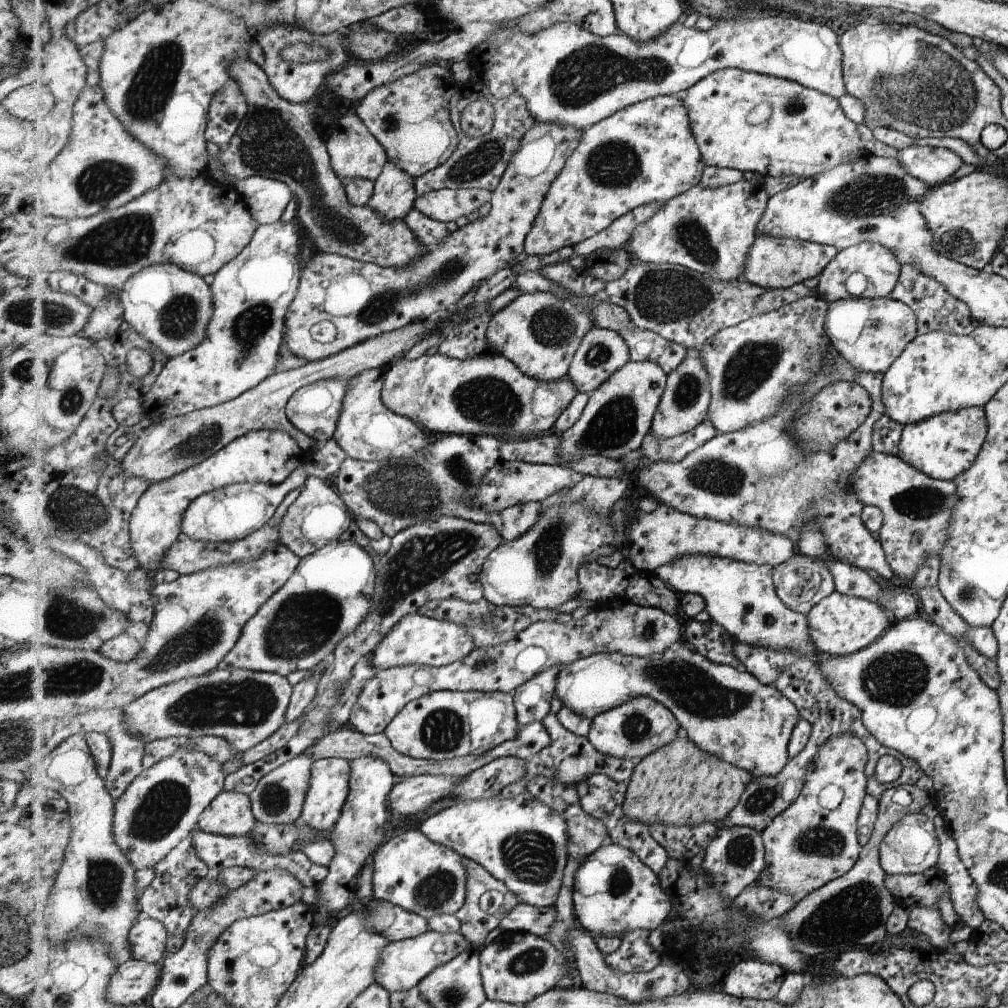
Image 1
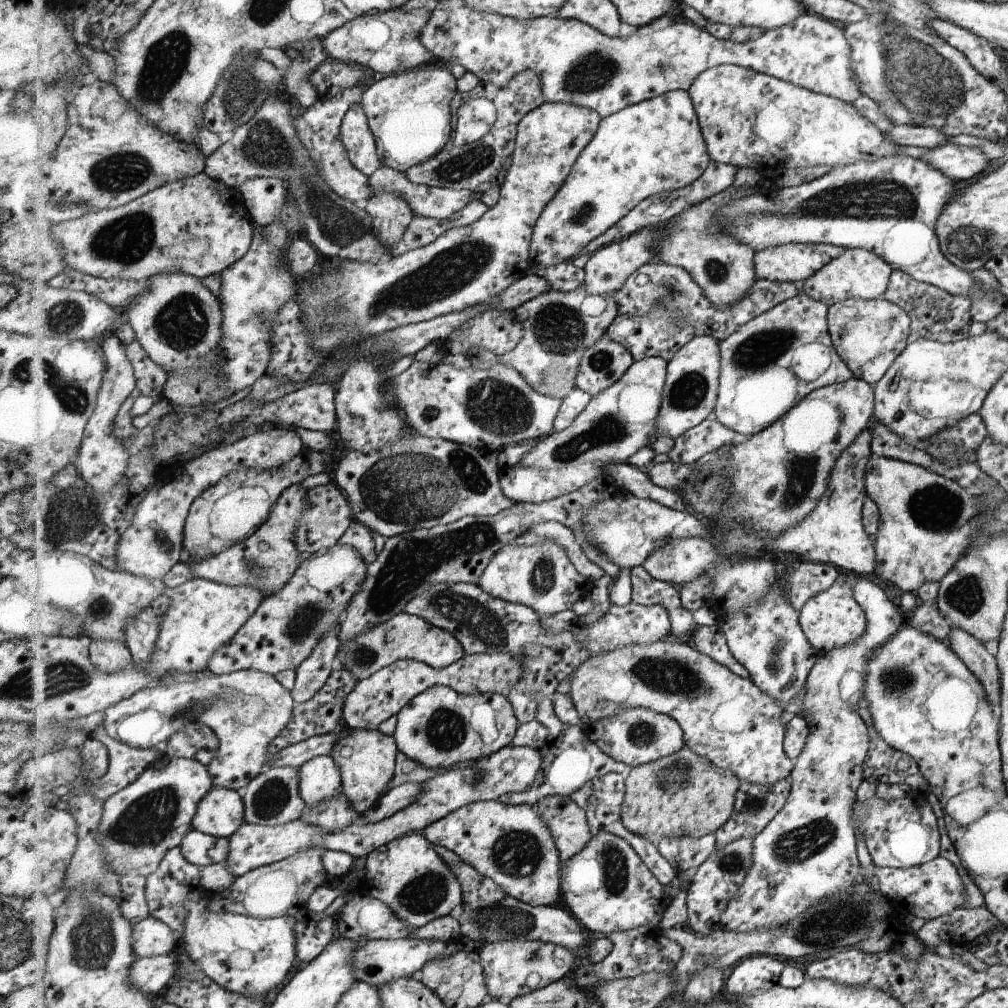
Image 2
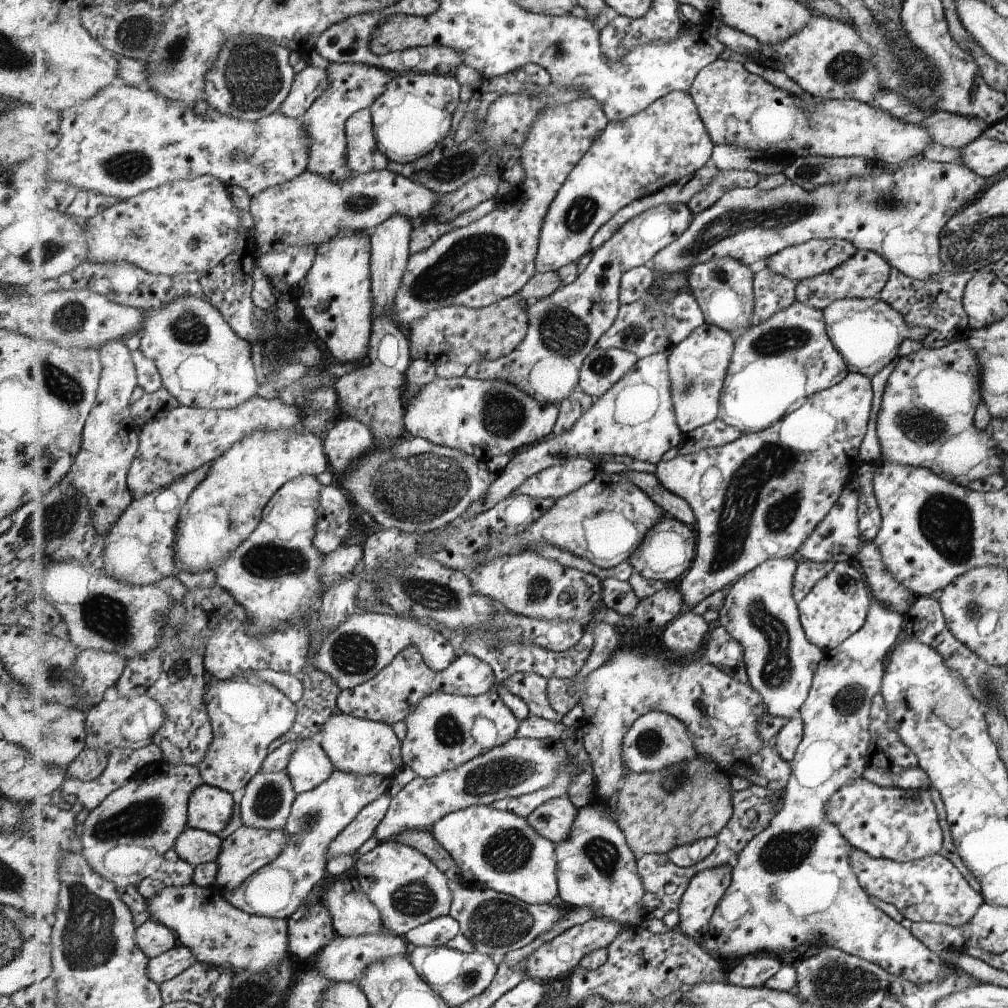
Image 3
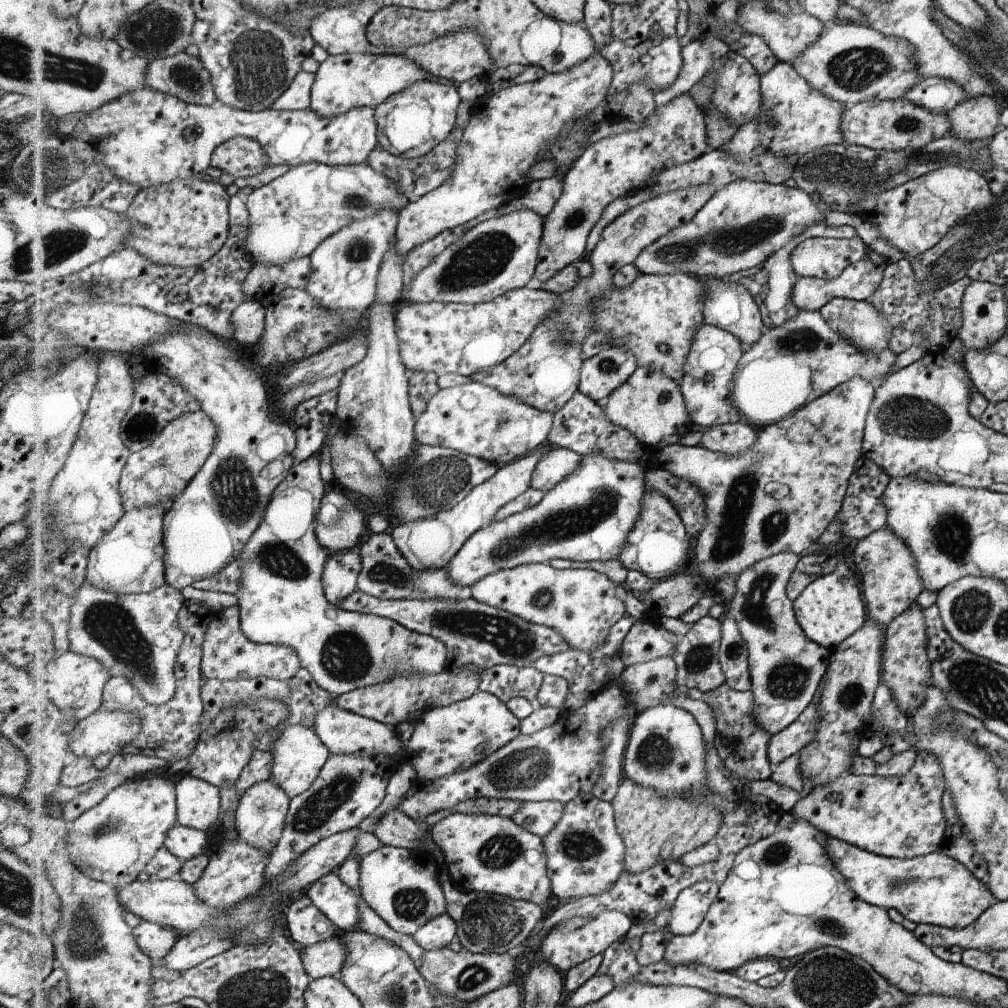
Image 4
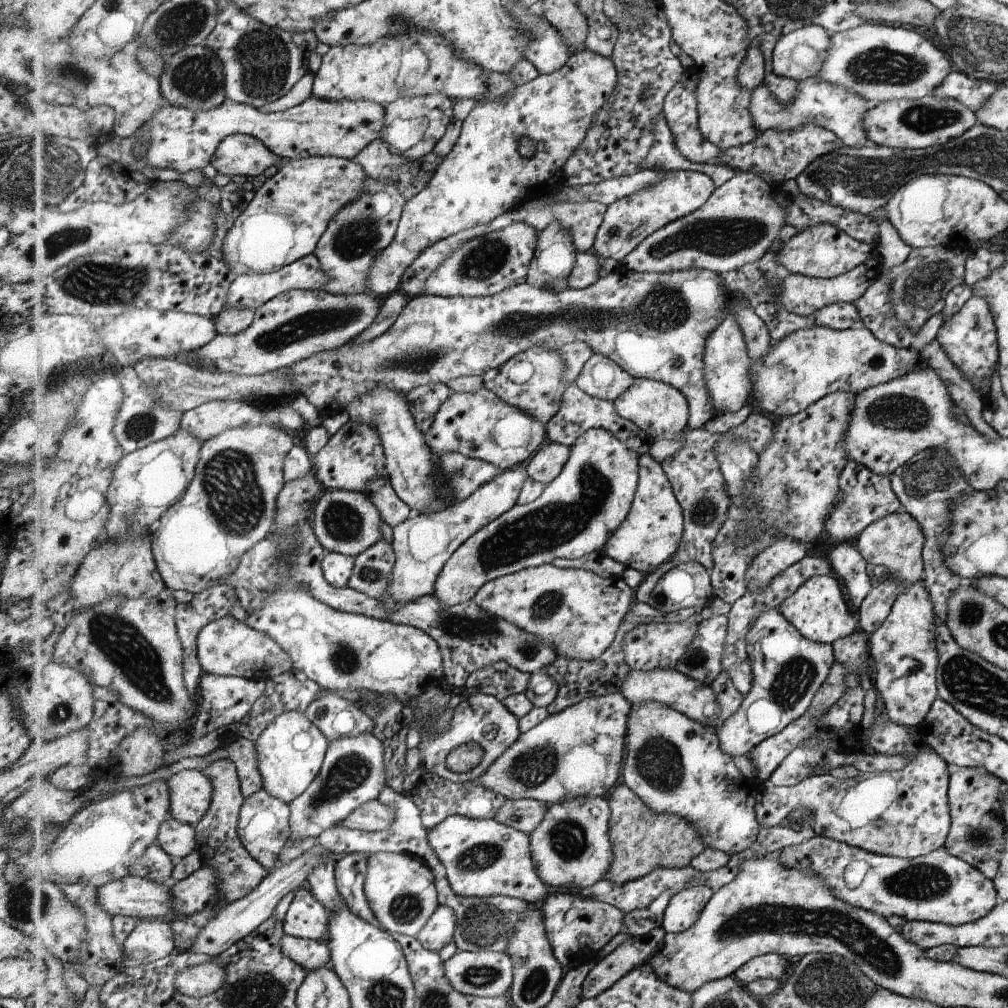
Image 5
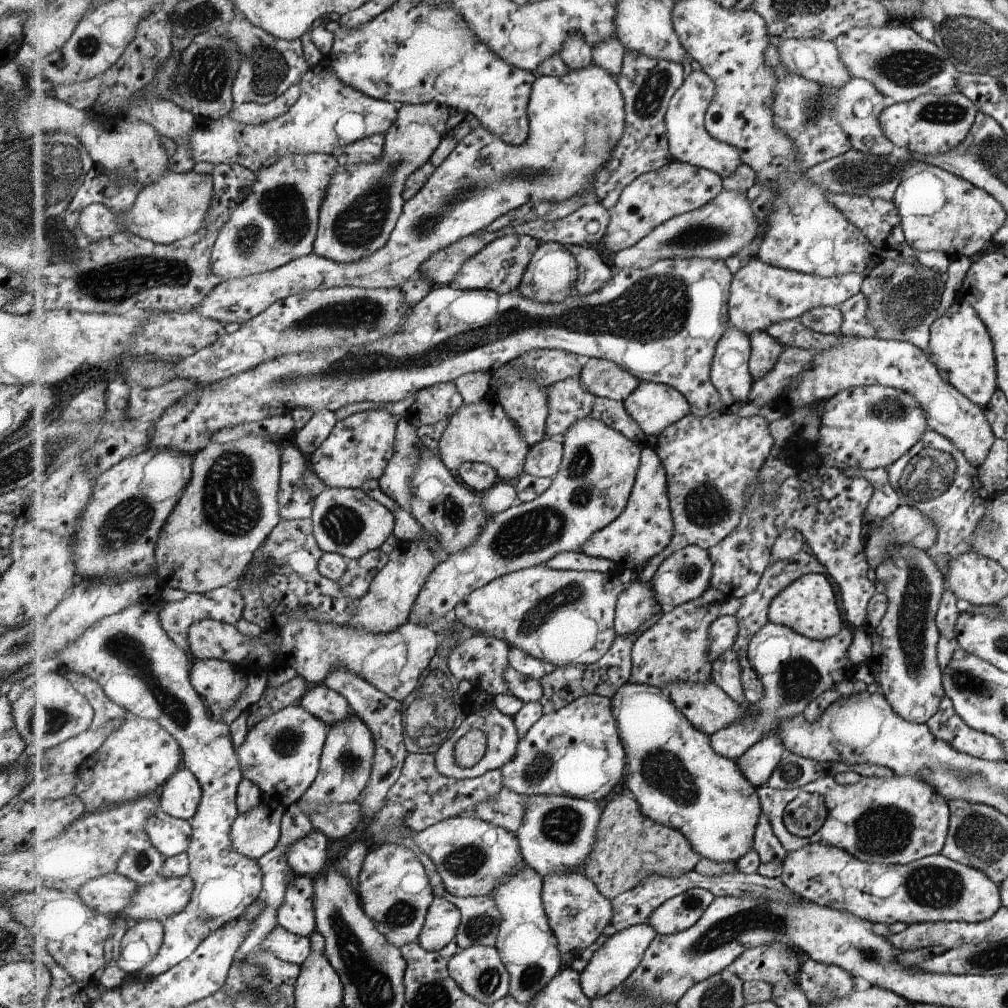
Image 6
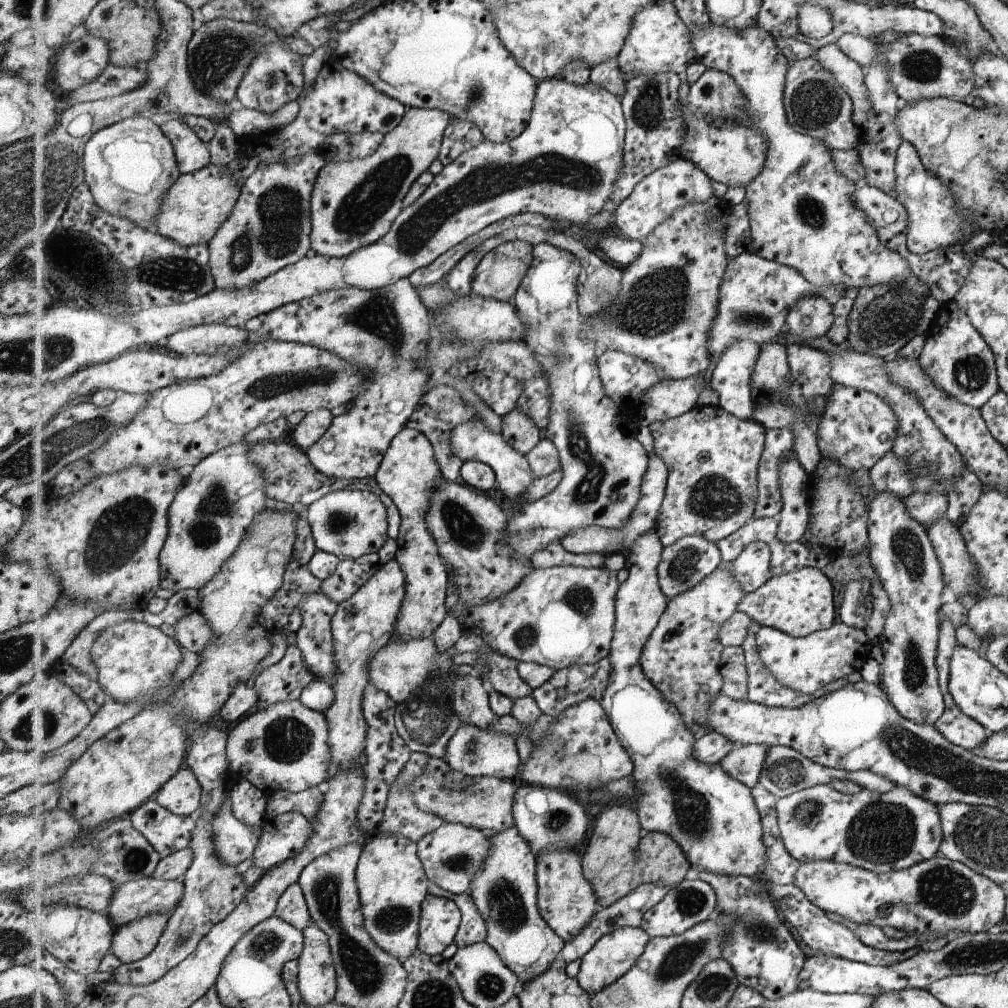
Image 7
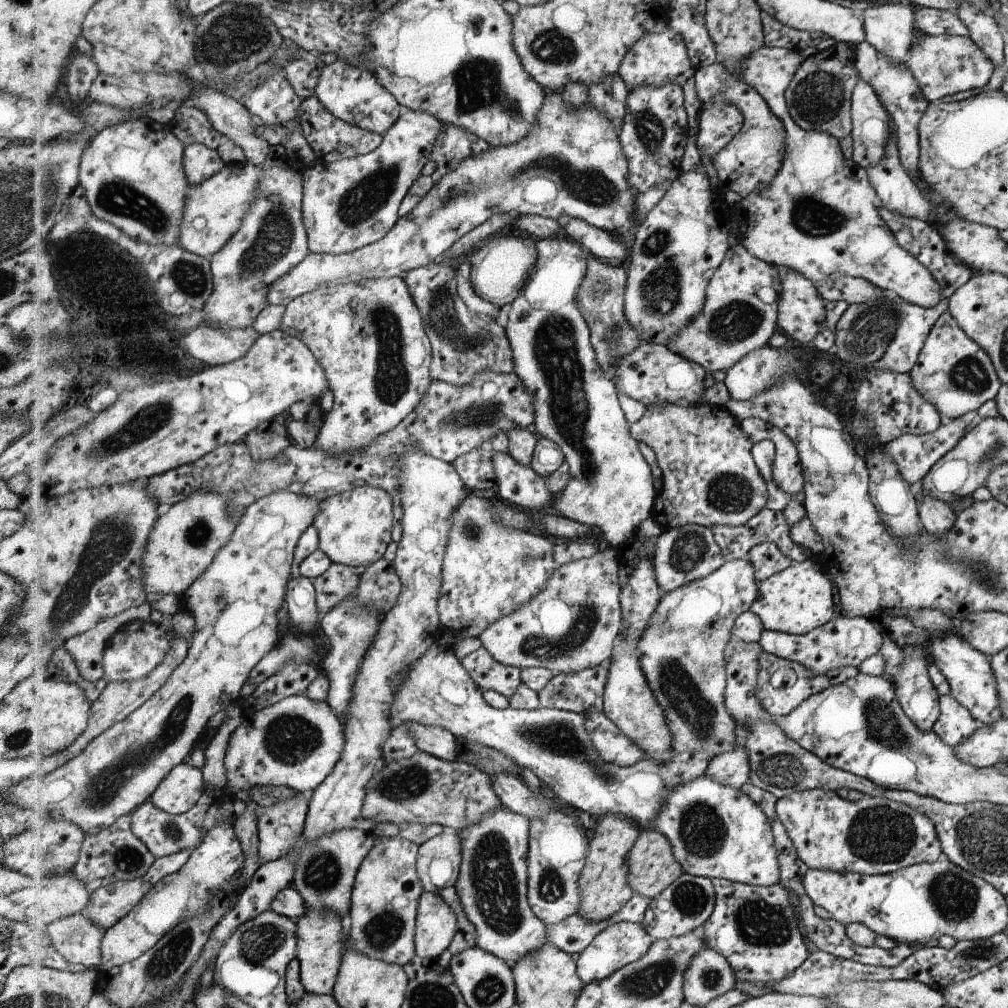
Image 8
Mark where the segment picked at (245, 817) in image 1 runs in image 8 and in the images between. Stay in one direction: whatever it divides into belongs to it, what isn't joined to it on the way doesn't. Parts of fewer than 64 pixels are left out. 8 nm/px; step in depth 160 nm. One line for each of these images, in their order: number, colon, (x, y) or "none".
2: (221, 813)
3: (210, 808)
4: (199, 802)
5: (191, 791)
6: (180, 796)
7: (183, 795)
8: (184, 787)

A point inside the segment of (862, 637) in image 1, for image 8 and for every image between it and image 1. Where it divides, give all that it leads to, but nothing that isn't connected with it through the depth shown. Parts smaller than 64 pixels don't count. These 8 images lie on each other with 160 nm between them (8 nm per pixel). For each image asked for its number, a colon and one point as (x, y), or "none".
2: (833, 618)
3: (837, 607)
4: (831, 609)
5: (818, 609)
6: (808, 605)
7: (799, 603)
8: (799, 599)

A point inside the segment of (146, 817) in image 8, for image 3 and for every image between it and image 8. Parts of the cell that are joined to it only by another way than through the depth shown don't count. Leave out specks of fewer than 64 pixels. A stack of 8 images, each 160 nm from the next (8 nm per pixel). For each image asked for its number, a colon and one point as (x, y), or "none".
3: (197, 846)
4: (184, 842)
5: (178, 839)
6: (171, 836)
7: (168, 833)

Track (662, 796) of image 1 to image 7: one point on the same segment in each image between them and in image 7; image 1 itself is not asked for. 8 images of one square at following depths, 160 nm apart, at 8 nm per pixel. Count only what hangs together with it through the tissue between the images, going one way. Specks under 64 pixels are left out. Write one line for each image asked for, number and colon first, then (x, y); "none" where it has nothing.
2: (684, 794)
3: (658, 812)
4: (656, 828)
5: (642, 840)
6: (615, 866)
7: (620, 856)

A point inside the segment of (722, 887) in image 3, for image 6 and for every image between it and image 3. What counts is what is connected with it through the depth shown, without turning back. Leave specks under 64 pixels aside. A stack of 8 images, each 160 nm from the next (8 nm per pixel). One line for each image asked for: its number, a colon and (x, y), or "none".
4: (692, 906)
5: (684, 910)
6: (679, 913)

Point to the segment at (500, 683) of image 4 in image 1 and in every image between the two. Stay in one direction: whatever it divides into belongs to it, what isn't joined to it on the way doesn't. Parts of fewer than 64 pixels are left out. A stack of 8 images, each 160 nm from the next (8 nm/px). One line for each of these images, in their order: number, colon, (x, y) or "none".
1: (571, 759)
2: (571, 759)
3: (533, 688)

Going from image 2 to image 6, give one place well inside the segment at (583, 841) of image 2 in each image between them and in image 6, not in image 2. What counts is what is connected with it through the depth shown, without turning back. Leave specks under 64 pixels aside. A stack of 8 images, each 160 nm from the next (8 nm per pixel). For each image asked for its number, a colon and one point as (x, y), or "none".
3: (554, 820)
4: (539, 817)
5: (525, 815)
6: (506, 809)

